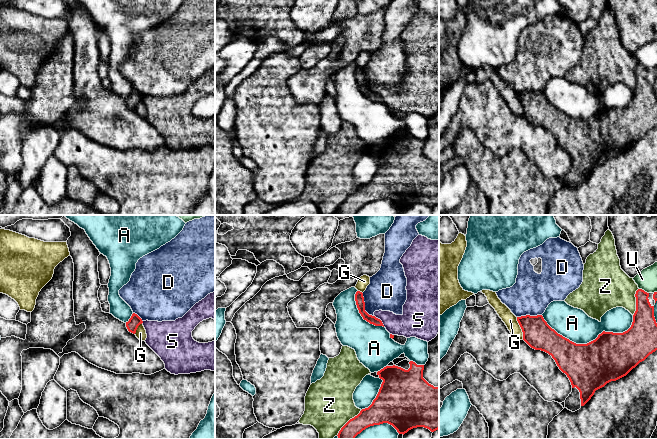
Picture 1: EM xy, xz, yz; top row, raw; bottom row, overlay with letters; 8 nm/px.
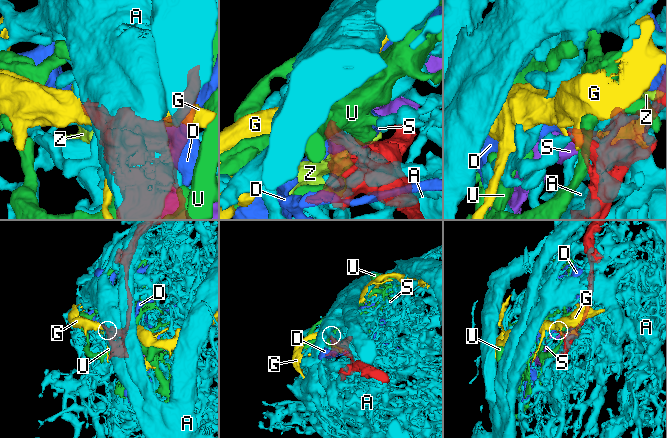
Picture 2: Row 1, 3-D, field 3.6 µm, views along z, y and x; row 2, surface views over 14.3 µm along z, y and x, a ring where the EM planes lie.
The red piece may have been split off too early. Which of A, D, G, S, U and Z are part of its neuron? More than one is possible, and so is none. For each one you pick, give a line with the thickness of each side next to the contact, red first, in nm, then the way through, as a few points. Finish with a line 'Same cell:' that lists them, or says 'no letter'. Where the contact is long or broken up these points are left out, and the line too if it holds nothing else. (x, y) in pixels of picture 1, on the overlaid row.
Same cell: no letter

